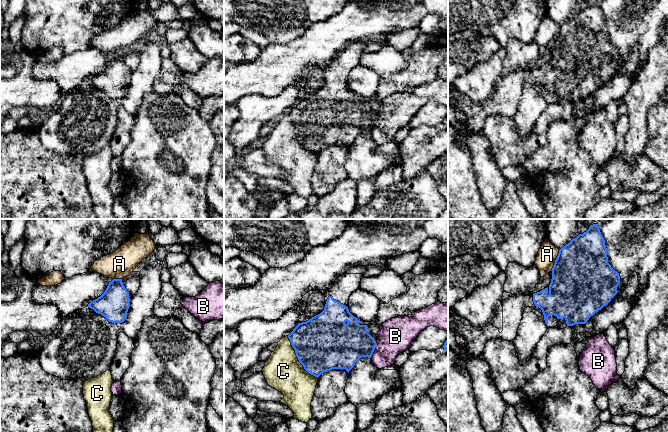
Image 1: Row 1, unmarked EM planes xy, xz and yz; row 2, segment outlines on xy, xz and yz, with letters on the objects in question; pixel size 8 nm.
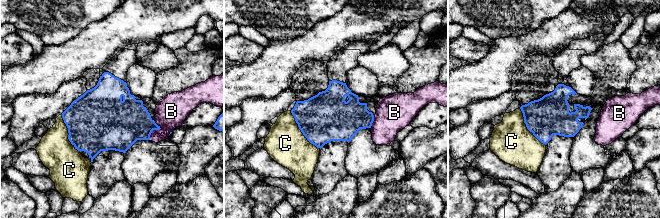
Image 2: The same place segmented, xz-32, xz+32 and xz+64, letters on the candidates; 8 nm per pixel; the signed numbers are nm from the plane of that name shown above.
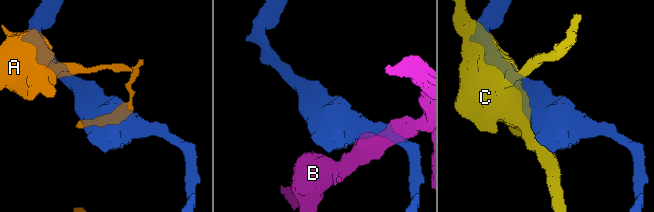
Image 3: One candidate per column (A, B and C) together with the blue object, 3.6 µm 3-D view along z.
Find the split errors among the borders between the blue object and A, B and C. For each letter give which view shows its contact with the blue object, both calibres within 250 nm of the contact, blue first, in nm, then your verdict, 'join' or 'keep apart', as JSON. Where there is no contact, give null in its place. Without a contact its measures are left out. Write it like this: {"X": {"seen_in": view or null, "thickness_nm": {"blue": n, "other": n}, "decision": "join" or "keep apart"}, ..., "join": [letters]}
{"A": {"seen_in": "yz", "thickness_nm": {"blue": 480, "other": 160}, "decision": "keep apart"}, "B": {"seen_in": "xz", "thickness_nm": {"blue": 340, "other": 280}, "decision": "keep apart"}, "C": {"seen_in": "xz", "thickness_nm": {"blue": 440, "other": 300}, "decision": "keep apart"}, "join": []}

